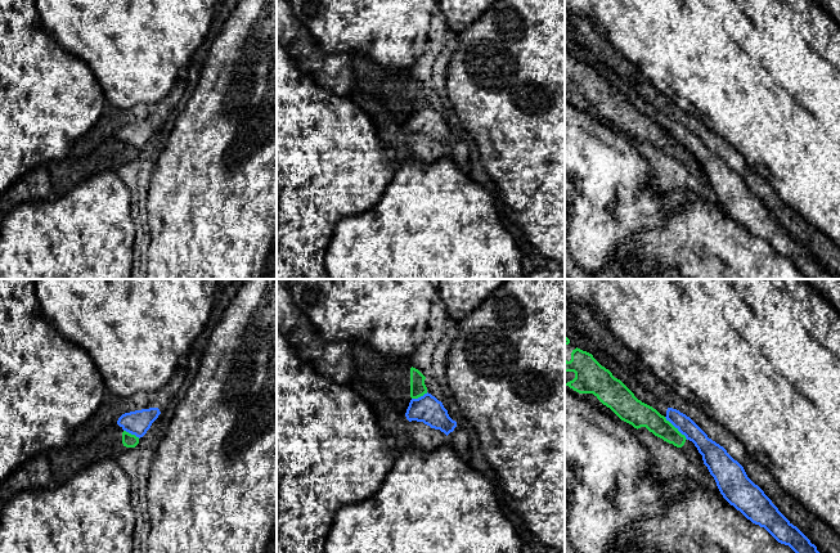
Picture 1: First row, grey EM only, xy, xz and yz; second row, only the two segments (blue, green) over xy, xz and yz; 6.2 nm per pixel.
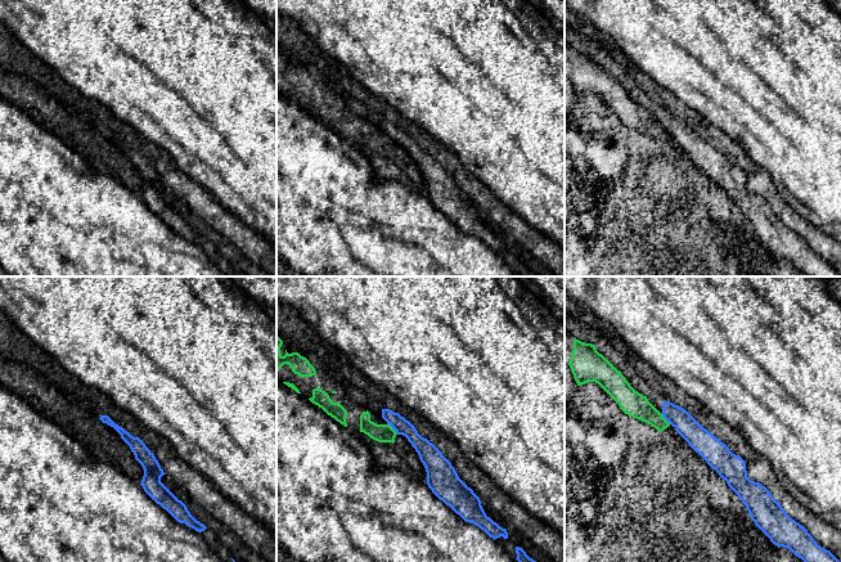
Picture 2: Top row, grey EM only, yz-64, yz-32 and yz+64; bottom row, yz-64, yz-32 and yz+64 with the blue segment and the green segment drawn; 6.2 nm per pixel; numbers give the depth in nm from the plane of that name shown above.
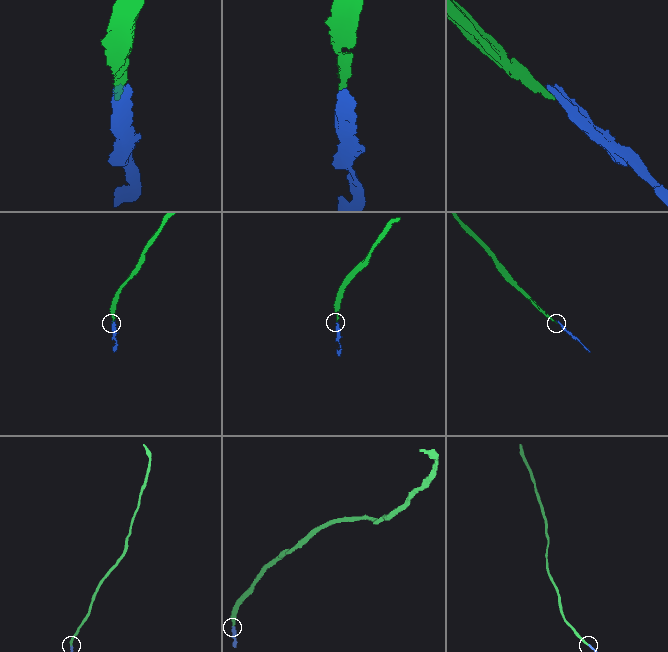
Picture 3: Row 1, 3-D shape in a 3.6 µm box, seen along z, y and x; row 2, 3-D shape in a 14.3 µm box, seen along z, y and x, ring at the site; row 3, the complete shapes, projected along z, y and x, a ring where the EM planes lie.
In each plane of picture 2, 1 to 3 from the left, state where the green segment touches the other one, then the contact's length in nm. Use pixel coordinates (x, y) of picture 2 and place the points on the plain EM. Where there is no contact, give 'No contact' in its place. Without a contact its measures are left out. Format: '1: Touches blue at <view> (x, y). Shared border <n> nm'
1: No contact
2: Touches blue at yz-32 (392, 139). Shared border 100 nm
3: Touches blue at yz+64 (666, 131). Shared border 90 nm

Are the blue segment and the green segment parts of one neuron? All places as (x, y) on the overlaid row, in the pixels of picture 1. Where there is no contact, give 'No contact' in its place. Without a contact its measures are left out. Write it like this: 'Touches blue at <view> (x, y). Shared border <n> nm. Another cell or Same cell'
Touches blue at yz (675, 427). Shared border 200 nm. Another cell

